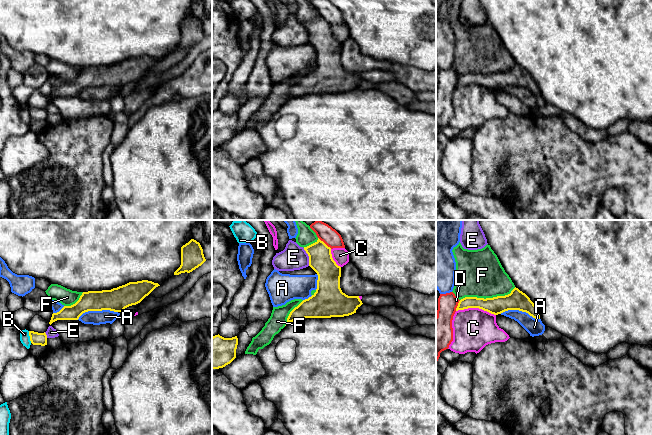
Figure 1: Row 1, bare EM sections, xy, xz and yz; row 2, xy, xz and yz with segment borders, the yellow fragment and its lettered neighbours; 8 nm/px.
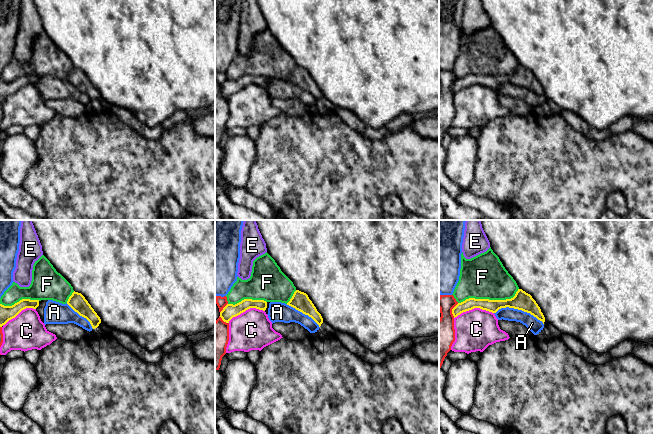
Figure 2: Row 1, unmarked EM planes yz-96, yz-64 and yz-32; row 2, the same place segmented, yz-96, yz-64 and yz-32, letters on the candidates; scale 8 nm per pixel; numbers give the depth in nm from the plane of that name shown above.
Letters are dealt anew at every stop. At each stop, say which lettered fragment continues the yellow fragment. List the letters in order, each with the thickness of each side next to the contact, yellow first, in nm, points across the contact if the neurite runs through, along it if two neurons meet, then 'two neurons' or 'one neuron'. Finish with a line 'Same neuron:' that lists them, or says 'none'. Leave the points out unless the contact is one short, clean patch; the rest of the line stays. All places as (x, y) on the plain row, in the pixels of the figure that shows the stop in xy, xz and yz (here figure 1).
A: 190 nm thick on the yellow side, 110 nm on the other; two neurons
B: 100 nm thick on the yellow side, 80 nm on the other; border along xy (28, 107), (31, 118); two neurons
C: 140 nm thick on the yellow side, 340 nm on the other; two neurons
D: 190 nm thick on the yellow side, 140 nm on the other; two neurons
E: 190 nm thick on the yellow side, 200 nm on the other; two neurons
F: 160 nm thick on the yellow side, 380 nm on the other; two neurons
Same neuron: none

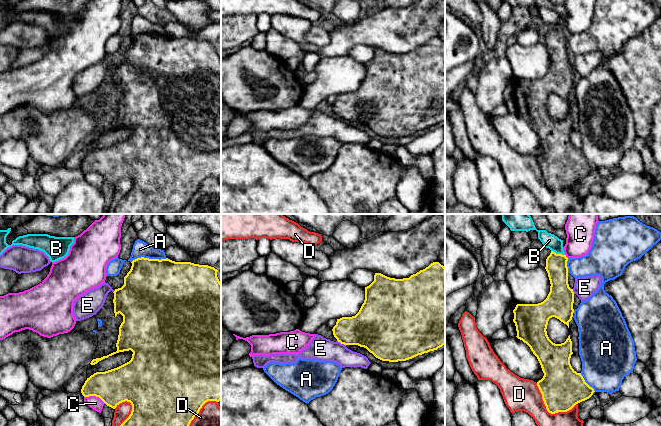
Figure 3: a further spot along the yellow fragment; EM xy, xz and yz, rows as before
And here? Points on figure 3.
A: 480 nm thick on the yellow side, 130 nm on the other; two neurons
B: 180 nm thick on the yellow side, 120 nm on the other; runs through yz (556, 40), (558, 30), (556, 23), (549, 16); one neuron
C: 280 nm thick on the yellow side, 100 nm on the other; border along xy (84, 172), (98, 172), (105, 179); two neurons
D: 340 nm thick on the yellow side, 260 nm on the other; two neurons
E: 300 nm thick on the yellow side, 190 nm on the other; border along xz (337, 116), (345, 121); two neurons
Same neuron: B

